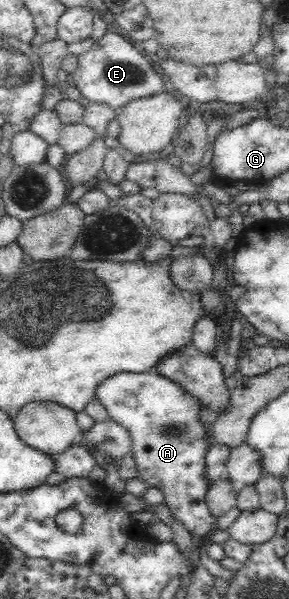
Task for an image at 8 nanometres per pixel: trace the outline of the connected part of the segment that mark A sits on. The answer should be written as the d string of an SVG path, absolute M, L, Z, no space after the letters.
M155 369L149 372L121 372L107 377L95 390L95 397L107 410L108 417L119 425L127 428L131 434L131 457L137 462L137 478L147 482L147 489L160 487L164 493L163 502L167 504L173 518L190 531L193 539L200 544L206 544L208 537L213 535L217 527L214 515L208 511L205 494L211 481L206 478L204 461L207 448L211 444L208 437L208 425L203 426L199 420L202 402L181 387L178 383L163 377Z

